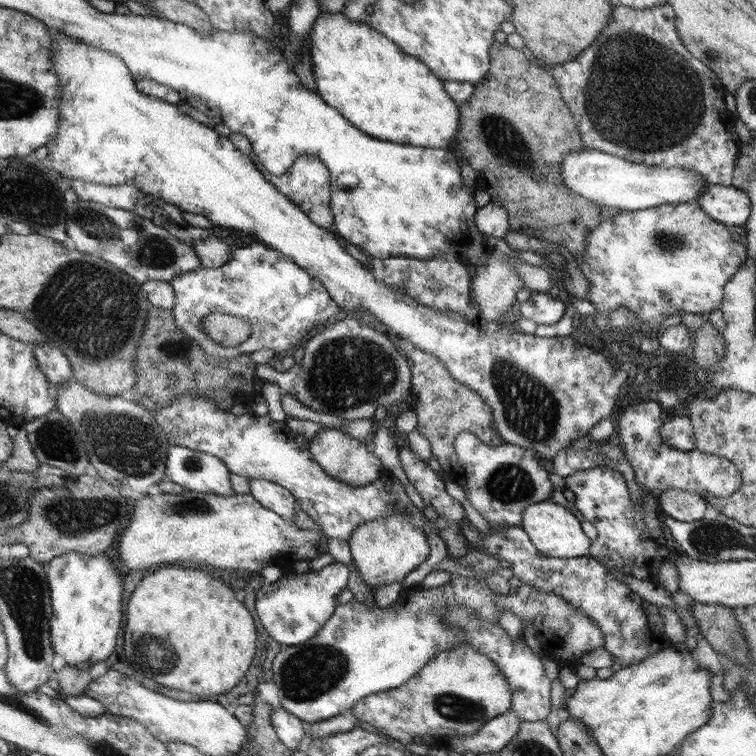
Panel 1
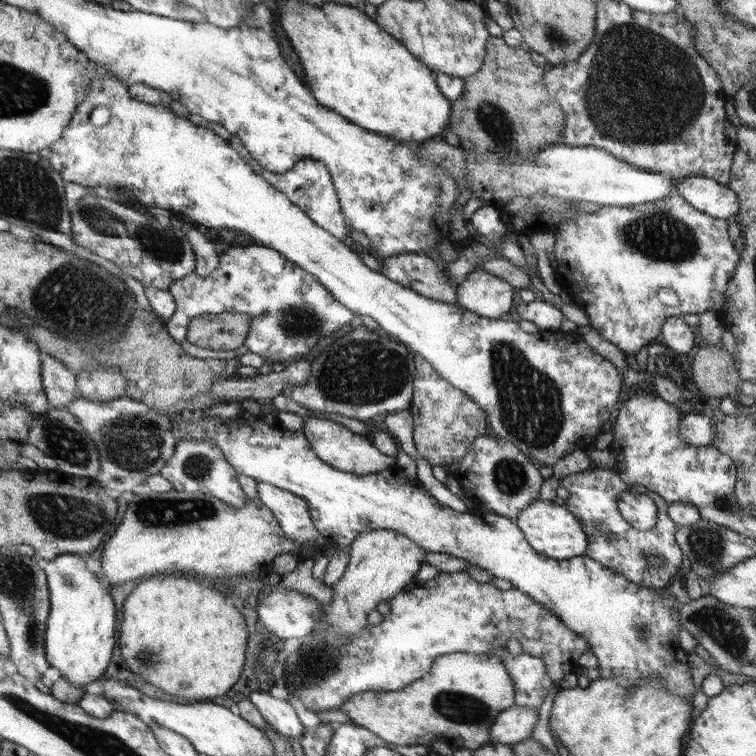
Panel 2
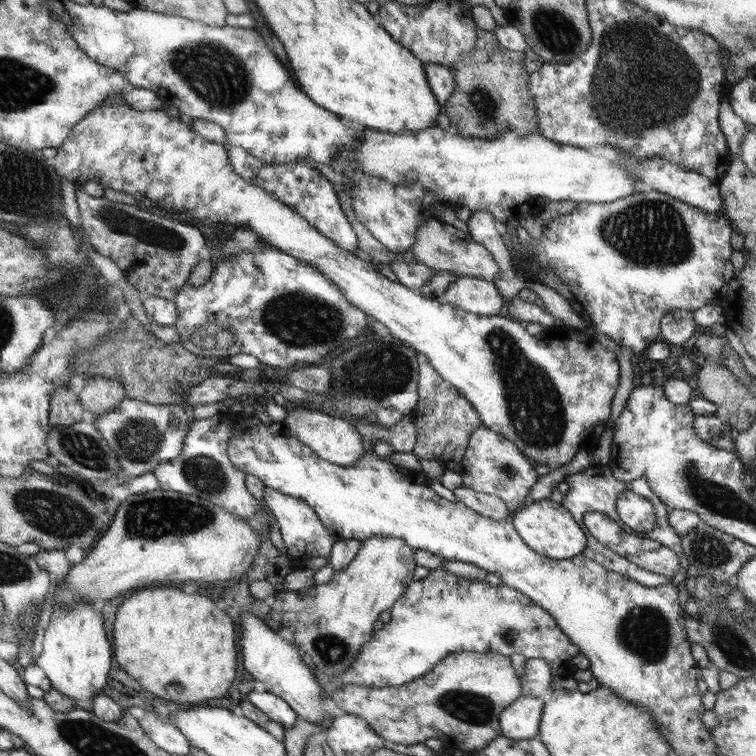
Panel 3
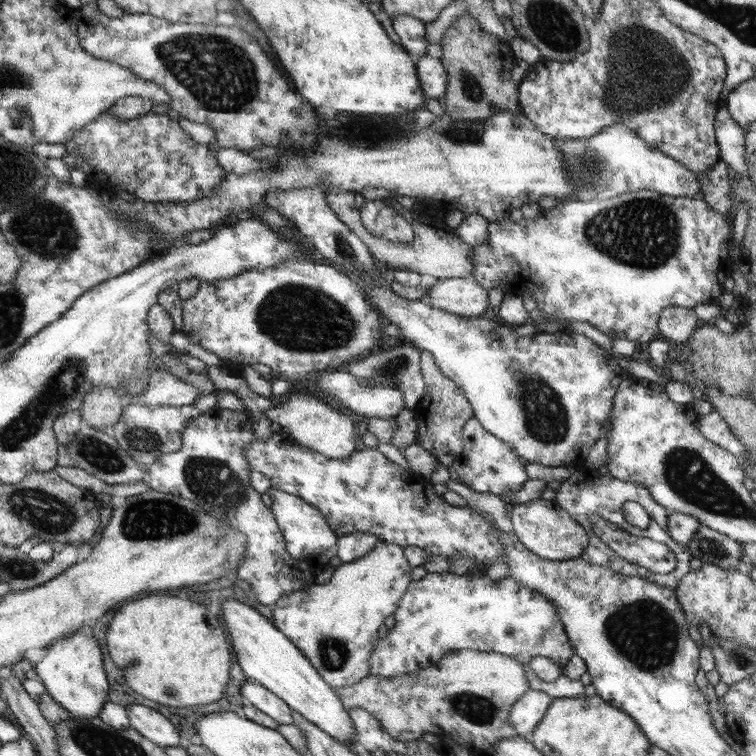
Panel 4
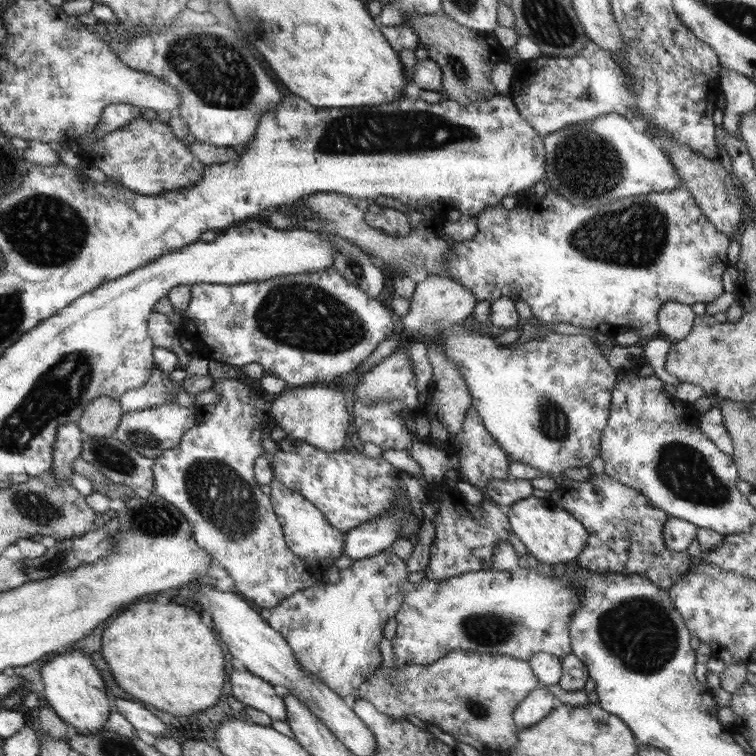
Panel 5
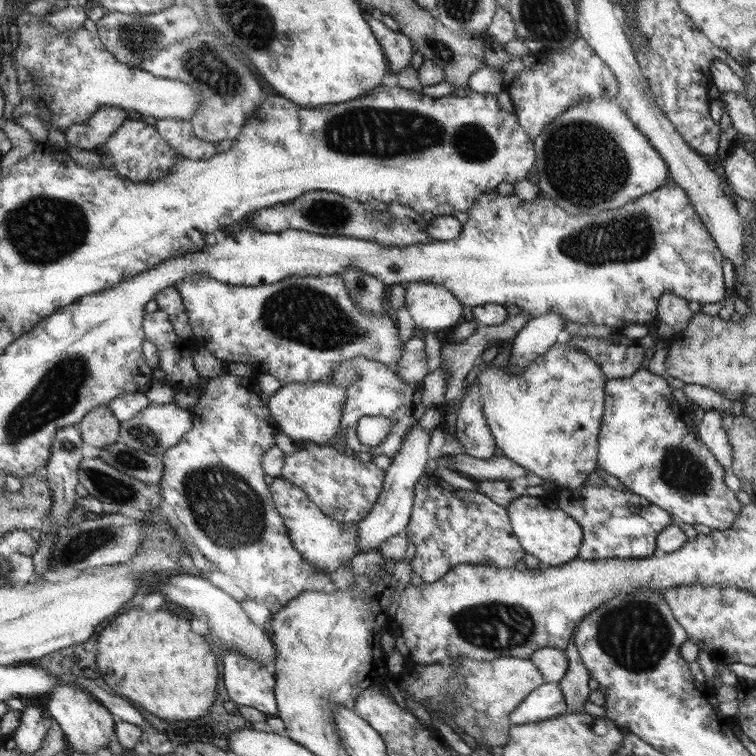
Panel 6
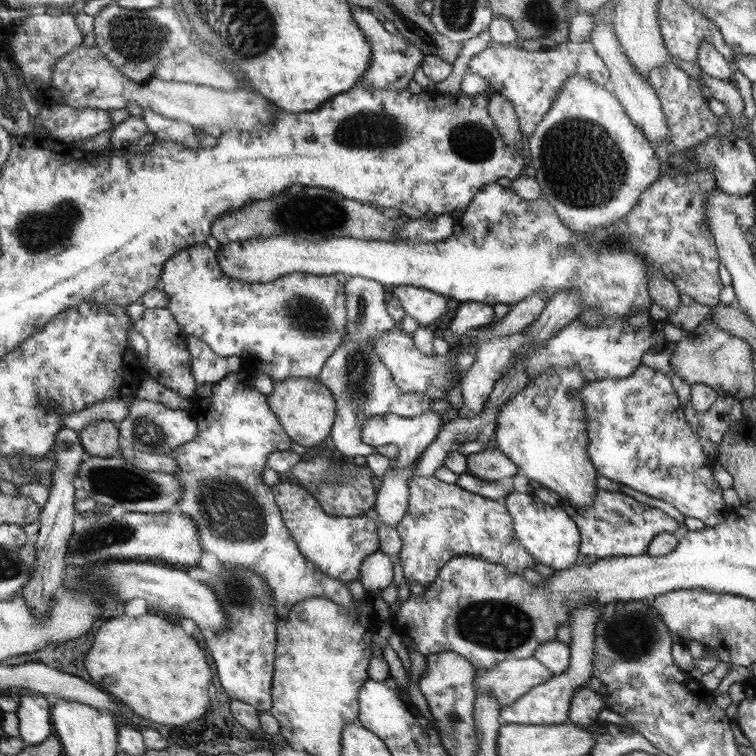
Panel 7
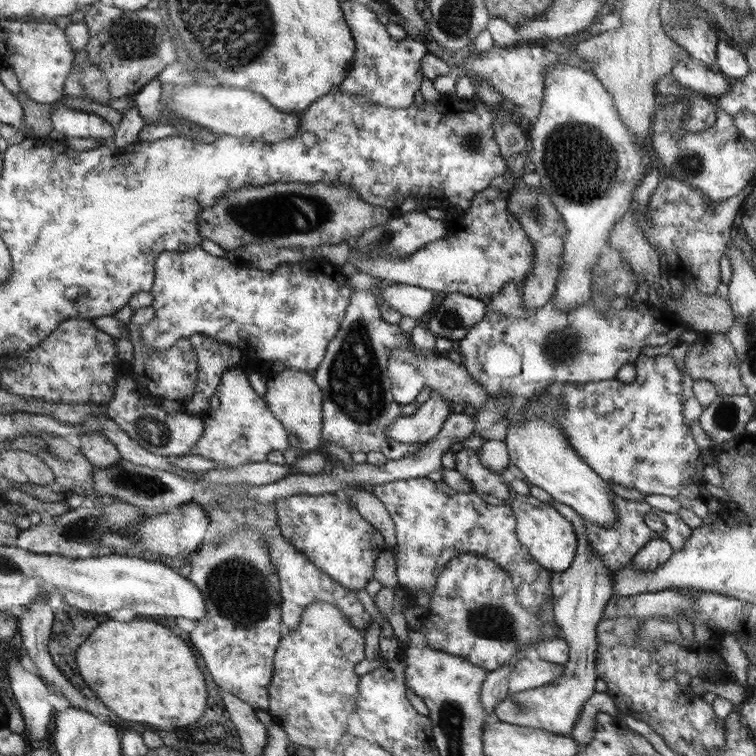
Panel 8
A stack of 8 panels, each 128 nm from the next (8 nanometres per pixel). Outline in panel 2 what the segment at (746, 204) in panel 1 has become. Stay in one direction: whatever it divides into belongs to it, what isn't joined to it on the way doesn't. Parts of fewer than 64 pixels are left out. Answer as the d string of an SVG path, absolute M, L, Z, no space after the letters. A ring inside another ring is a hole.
M692 175L680 180L673 179L676 194L683 197L694 209L722 220L738 216L740 198L728 185L720 184L712 177Z

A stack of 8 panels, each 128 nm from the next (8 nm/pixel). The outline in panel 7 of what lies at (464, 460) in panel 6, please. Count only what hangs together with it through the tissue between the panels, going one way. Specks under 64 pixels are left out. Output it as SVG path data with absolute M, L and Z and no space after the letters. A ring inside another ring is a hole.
M492 444L482 452L468 455L467 466L468 474L485 481L512 478L520 472L515 462Z

